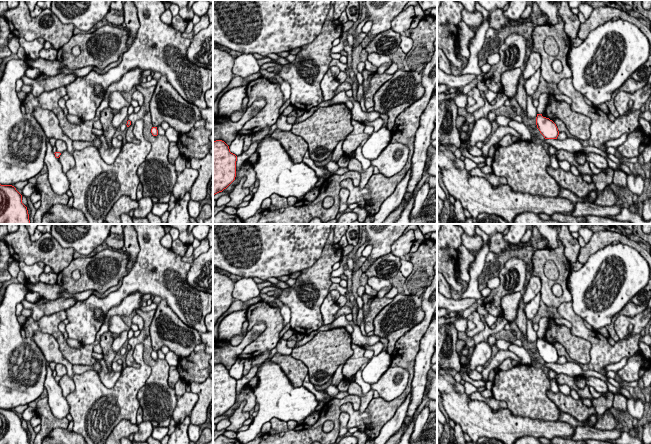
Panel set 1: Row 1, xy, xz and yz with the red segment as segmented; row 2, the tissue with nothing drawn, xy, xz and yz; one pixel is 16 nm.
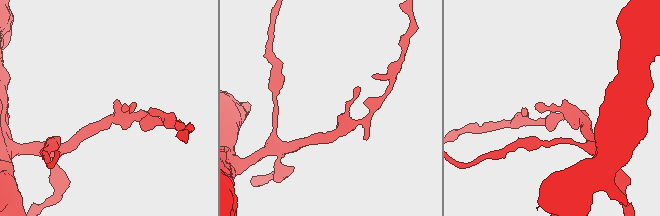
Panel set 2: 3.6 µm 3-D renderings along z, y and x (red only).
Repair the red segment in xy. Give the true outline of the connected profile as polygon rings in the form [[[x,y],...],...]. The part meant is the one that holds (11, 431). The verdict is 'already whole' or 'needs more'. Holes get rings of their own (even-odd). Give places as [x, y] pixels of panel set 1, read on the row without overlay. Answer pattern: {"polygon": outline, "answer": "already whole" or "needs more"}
{"polygon": [[[0,408],[0,444],[29,444],[22,419],[12,409]]], "answer": "already whole"}

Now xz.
{"polygon": [[[222,364],[213,365],[213,420],[226,413],[236,401],[237,380]]], "answer": "already whole"}

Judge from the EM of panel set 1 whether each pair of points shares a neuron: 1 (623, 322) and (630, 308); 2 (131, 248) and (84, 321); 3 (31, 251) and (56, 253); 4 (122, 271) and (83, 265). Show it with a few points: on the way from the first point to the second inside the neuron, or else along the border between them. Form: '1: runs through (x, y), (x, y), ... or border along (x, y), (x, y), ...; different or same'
1: border along (640, 312), (620, 315), (615, 320), (618, 338); different
2: border along (137, 234), (139, 251), (129, 271); different
3: runs through (37, 251), (50, 253); same
4: runs through (110, 271), (98, 281), (92, 281), (88, 277); same

